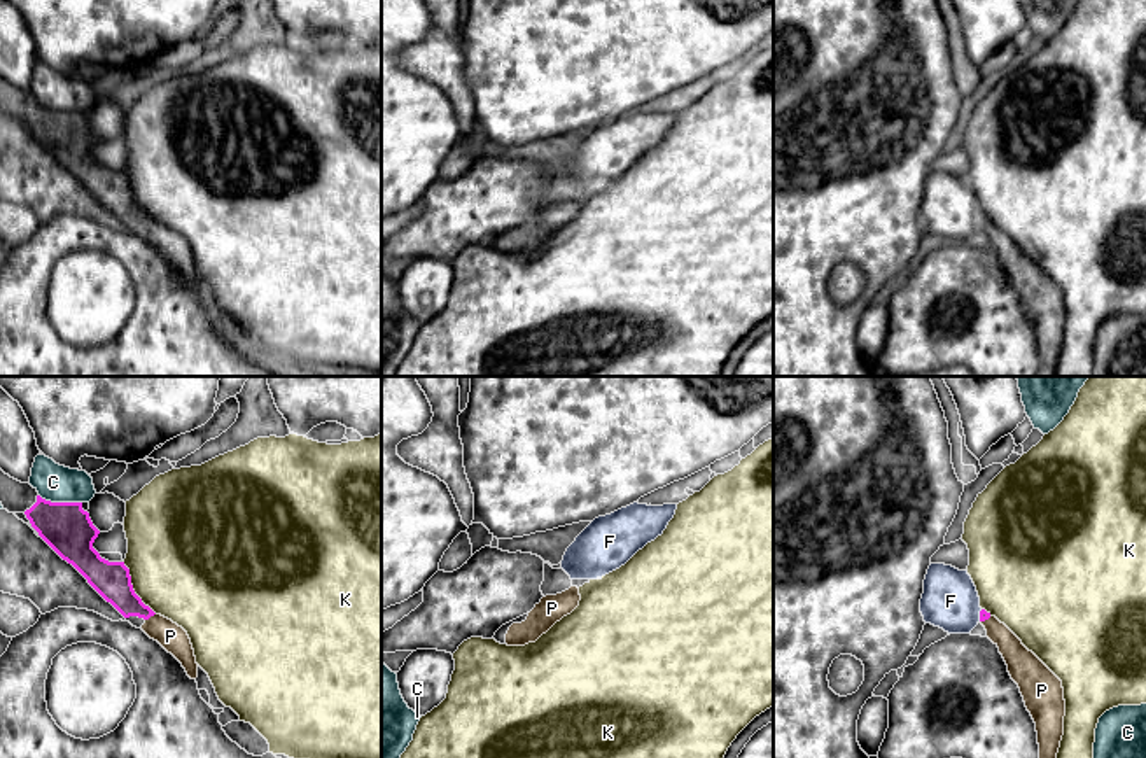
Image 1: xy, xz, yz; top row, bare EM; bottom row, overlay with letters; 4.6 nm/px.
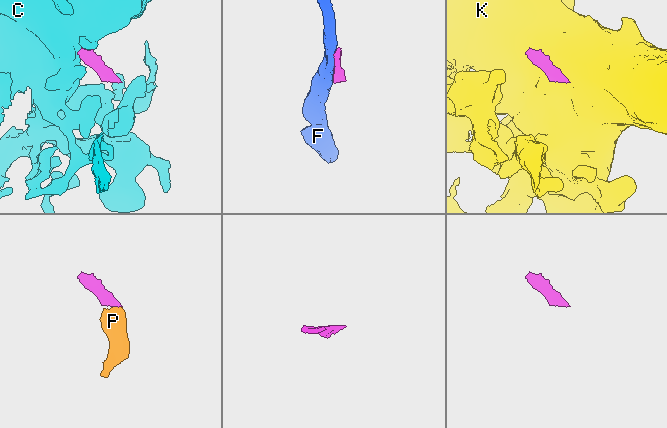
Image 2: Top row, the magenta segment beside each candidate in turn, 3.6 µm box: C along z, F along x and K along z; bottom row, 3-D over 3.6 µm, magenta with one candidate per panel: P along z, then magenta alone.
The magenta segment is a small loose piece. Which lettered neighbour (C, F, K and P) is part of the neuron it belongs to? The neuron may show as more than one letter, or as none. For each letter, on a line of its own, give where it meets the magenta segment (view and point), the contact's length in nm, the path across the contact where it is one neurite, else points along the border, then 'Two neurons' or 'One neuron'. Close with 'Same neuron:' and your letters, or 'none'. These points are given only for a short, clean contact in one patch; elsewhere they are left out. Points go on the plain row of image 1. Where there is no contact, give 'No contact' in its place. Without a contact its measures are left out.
C: Touches magenta at xy (60, 111). Shared border 200 nm. Boundary: xy (39, 102), (49, 109), (81, 111). Two neurons
F: Touches magenta at yz (980, 223). Shared border 60 nm. Two neurons
K: Touches magenta at xy (132, 196). Shared border 300 nm. Boundary: xy (123, 168), (133, 200), (156, 221). Two neurons
P: Touches magenta at xy (149, 224). Shared border 60 nm. Path across: xy (111, 188), (149, 224), (170, 244). One neuron
Same neuron: P

